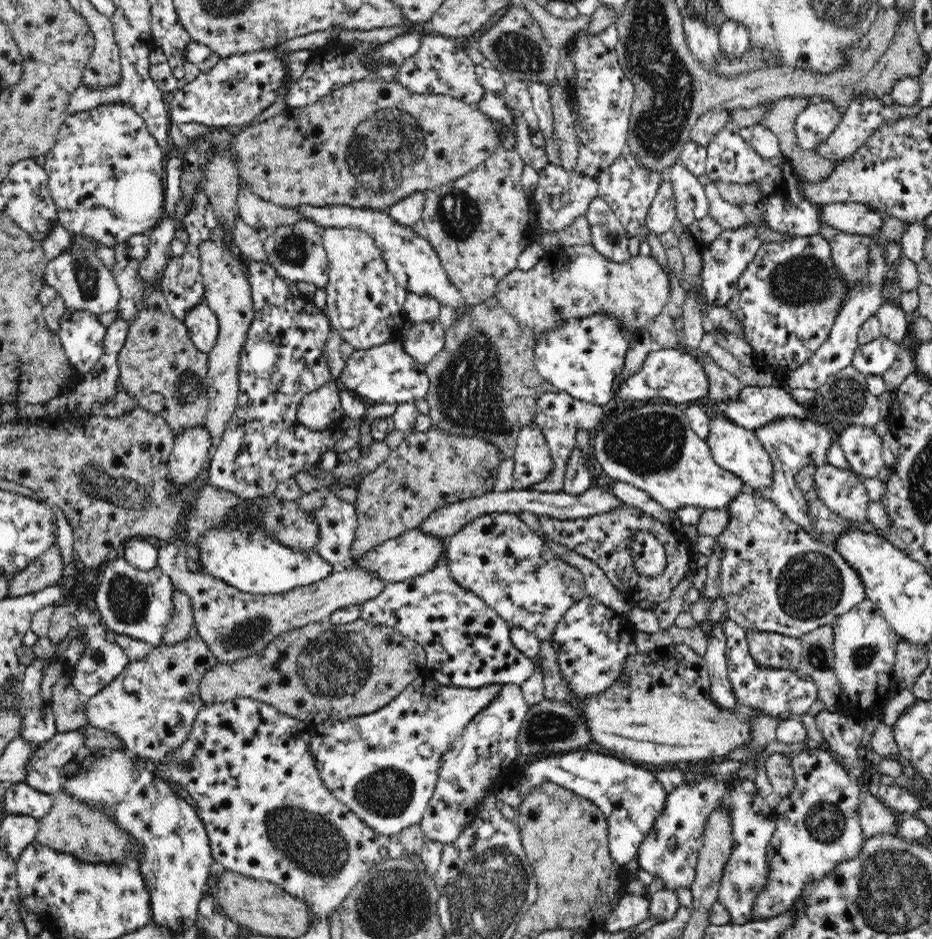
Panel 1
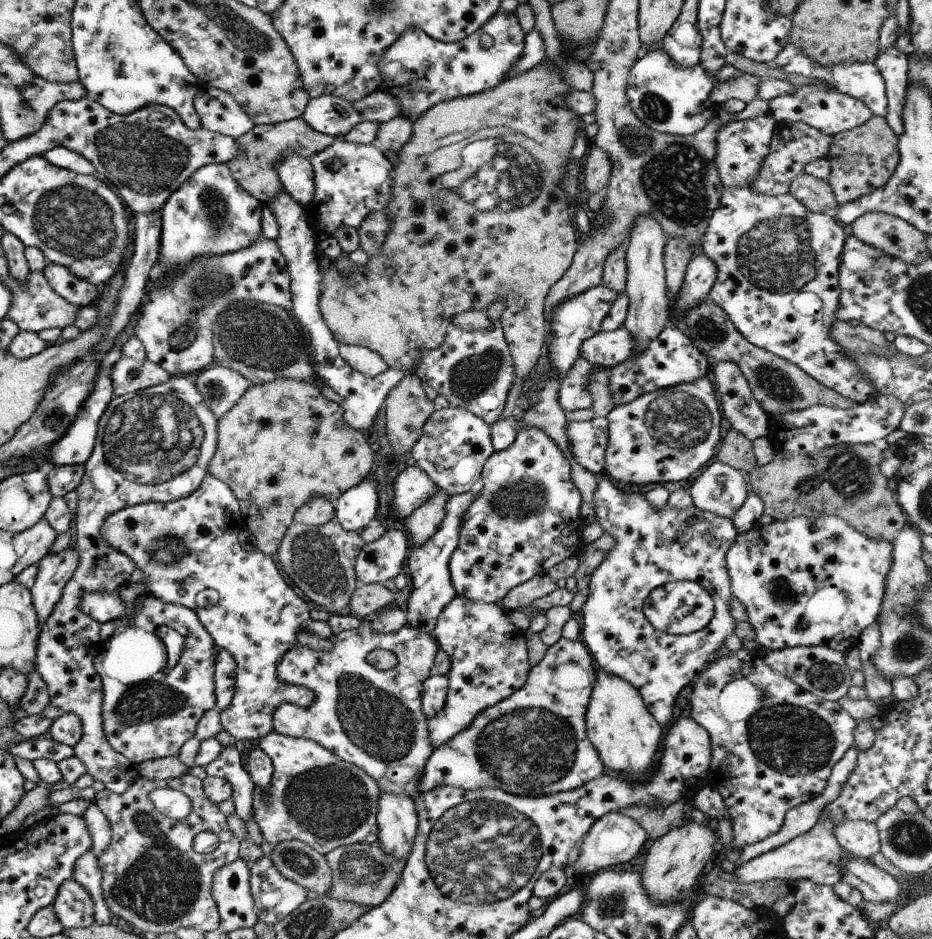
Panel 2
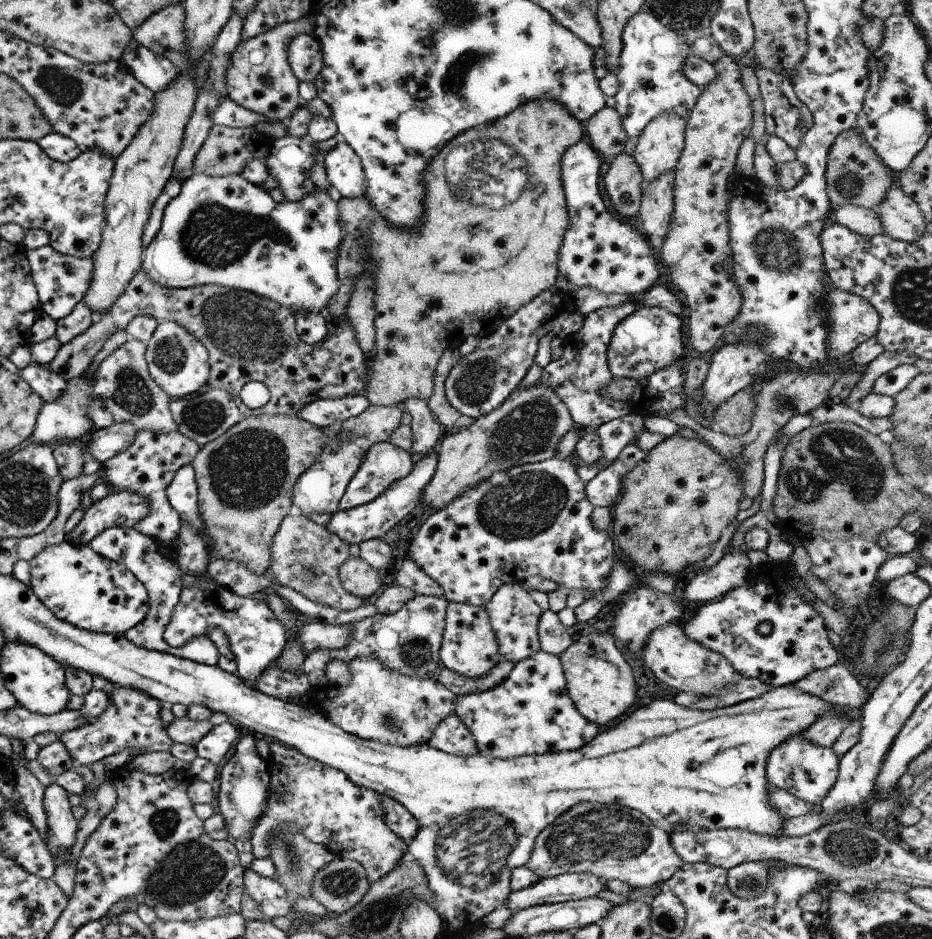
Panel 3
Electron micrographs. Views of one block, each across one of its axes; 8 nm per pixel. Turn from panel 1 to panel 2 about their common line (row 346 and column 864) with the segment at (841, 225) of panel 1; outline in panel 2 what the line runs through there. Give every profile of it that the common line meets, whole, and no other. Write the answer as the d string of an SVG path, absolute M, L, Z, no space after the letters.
M846 819L845 823L833 825L833 833L841 848L854 856L870 860L881 852L881 840L875 822Z

